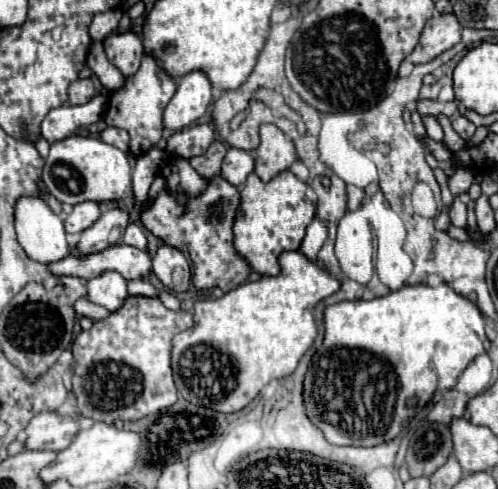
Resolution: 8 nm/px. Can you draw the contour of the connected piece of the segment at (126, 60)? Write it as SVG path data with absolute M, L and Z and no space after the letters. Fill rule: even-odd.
M132 29L124 33L118 33L118 31L110 33L110 37L104 39L104 51L108 61L116 65L124 73L124 77L130 77L138 71L140 59L144 55L142 41Z

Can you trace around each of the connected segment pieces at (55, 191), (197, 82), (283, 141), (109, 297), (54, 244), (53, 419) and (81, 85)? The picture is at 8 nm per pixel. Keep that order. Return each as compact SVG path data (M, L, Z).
M70 135L62 141L50 145L50 155L44 165L42 181L46 183L50 195L62 203L82 203L82 201L114 201L122 199L132 187L128 155L114 145L104 143L96 137Z
M192 71L178 79L178 93L170 99L164 113L164 127L180 131L206 115L212 103L212 85L202 71Z
M276 125L260 127L260 145L254 151L254 155L256 155L254 173L262 181L274 179L278 173L290 169L290 165L298 161L294 141L288 139Z
M106 271L88 281L88 299L106 307L108 311L116 311L126 301L126 279L120 273Z
M18 197L16 205L14 205L14 217L16 217L16 233L18 233L18 241L22 245L22 249L26 251L26 255L38 263L54 263L60 261L68 255L68 241L66 241L66 231L64 231L64 223L60 221L60 217L48 207L48 203L40 197Z
M56 411L38 413L26 427L28 449L52 449L62 451L80 431L80 421L70 415L58 415Z
M78 79L68 89L68 97L70 97L72 105L82 105L82 103L90 101L94 95L96 95L96 87L94 87L92 79Z

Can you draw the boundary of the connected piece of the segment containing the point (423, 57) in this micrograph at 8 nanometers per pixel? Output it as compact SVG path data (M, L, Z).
M436 13L424 27L416 49L406 57L406 61L420 65L436 59L446 49L452 49L460 41L460 23L454 15Z

